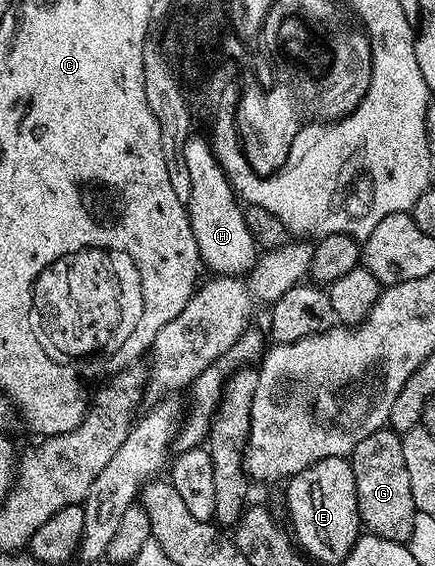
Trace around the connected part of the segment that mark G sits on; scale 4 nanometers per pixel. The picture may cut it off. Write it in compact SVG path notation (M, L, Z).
M383 428L364 436L360 444L348 456L352 476L356 480L358 514L367 531L384 540L409 543L412 536L415 508L412 500L412 484L408 480L408 464L404 464L402 434Z

